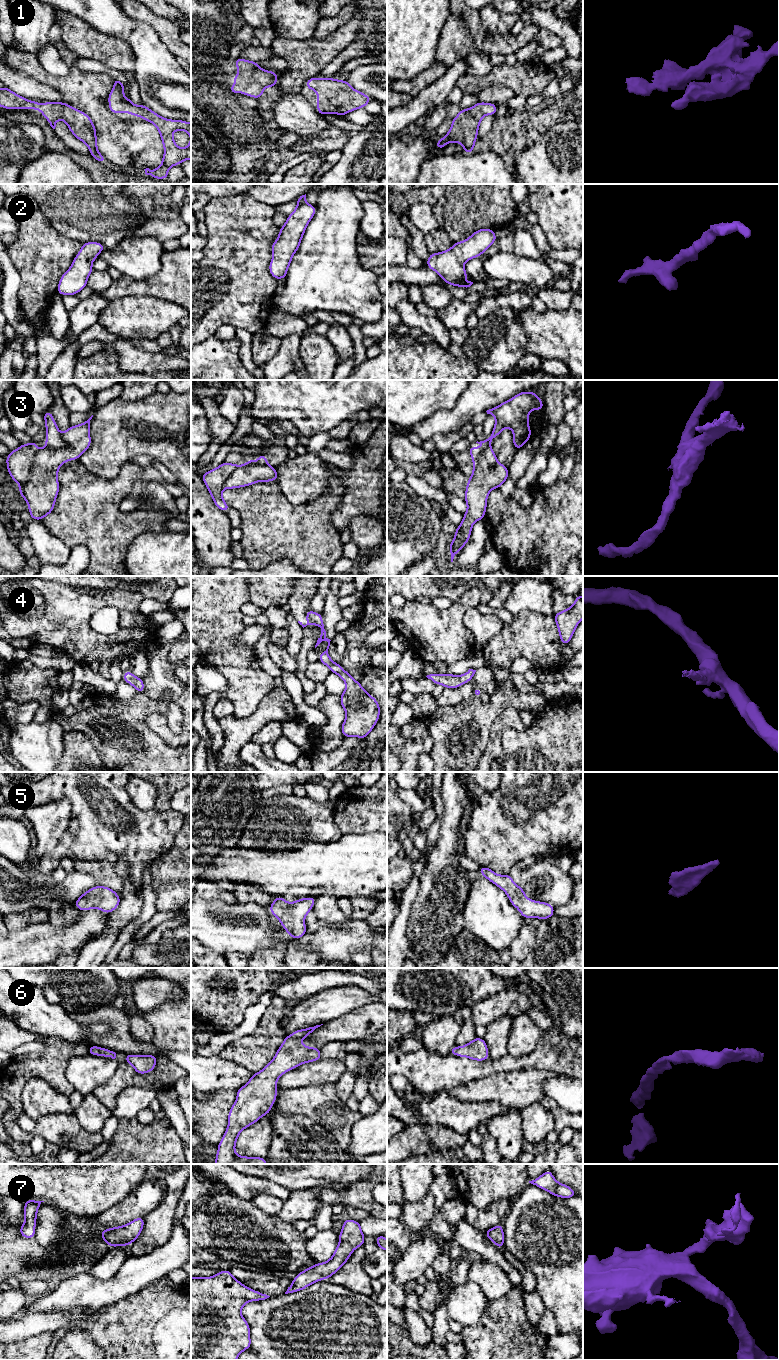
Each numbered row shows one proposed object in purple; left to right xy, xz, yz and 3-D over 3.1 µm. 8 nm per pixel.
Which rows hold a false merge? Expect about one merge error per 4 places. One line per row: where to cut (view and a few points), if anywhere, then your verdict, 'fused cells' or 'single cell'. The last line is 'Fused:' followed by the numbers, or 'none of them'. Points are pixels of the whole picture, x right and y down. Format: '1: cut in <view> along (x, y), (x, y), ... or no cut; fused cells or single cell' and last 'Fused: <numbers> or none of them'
1: no cut; single cell
2: no cut; single cell
3: cut in xy along (40, 449), (36, 454), (30, 476), (19, 484); fused cells
4: no cut; single cell
5: no cut; single cell
6: no cut; single cell
7: no cut; single cell
Fused: 3

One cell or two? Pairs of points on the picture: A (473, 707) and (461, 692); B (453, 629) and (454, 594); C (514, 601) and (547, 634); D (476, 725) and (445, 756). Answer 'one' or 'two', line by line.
A: two
B: two
C: two
D: one

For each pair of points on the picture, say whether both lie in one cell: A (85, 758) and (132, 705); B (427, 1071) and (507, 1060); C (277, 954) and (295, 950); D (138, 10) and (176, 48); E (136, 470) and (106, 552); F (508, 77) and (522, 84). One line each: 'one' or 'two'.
A: two
B: one
C: two
D: one
E: one
F: one

